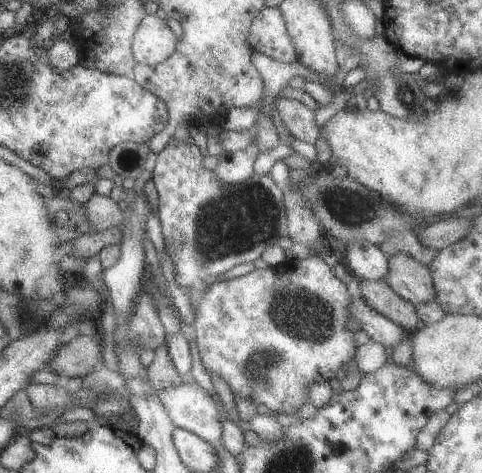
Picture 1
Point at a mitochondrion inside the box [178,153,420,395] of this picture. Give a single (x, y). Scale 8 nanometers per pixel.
(227, 224)

